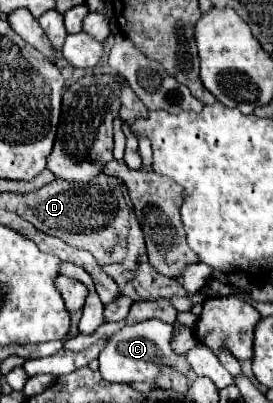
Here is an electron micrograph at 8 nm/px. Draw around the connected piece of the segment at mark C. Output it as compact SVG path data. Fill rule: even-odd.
M148 319L132 327L124 327L118 331L108 345L102 349L98 361L100 361L100 373L106 381L114 383L132 383L132 381L142 381L142 383L152 383L156 375L164 367L174 367L180 373L190 373L190 365L186 357L176 355L170 347L170 337L172 337L172 325L166 325L158 319Z

